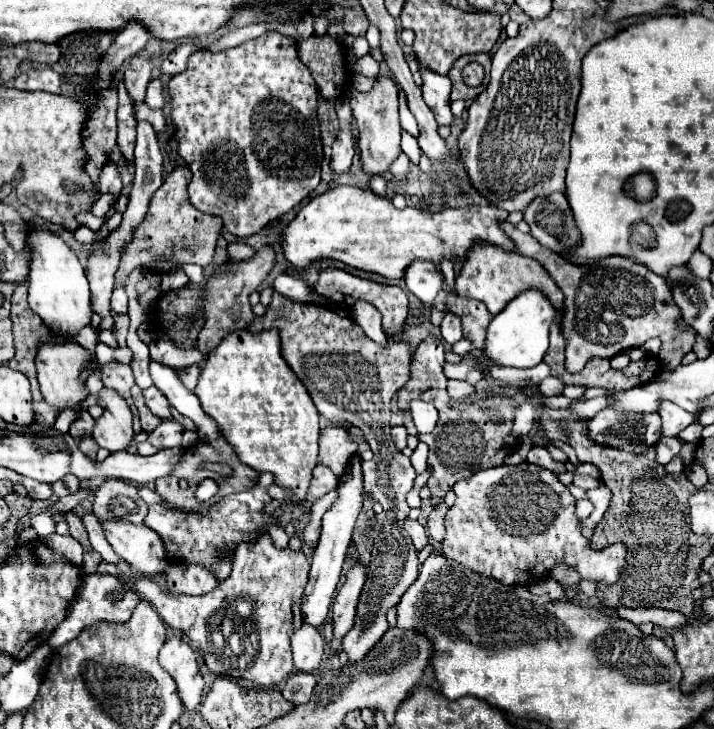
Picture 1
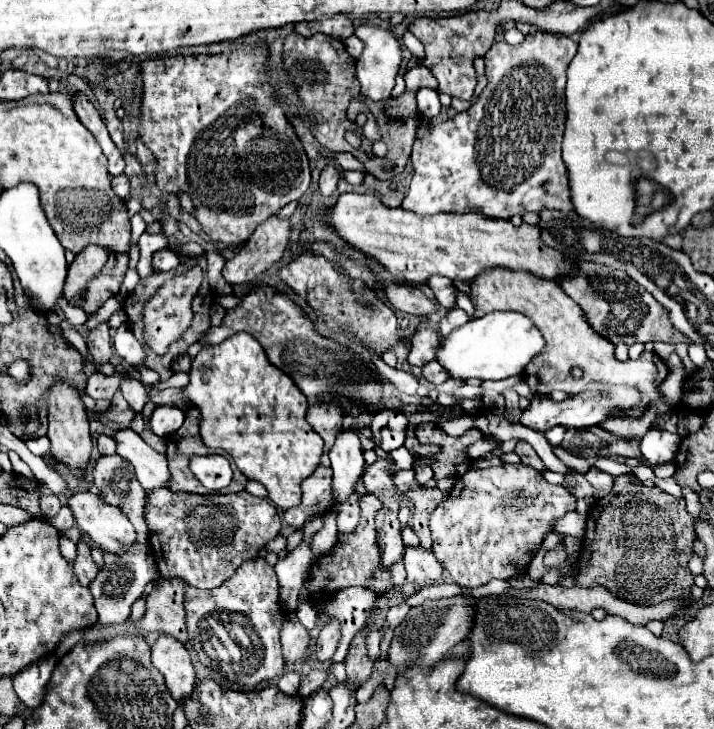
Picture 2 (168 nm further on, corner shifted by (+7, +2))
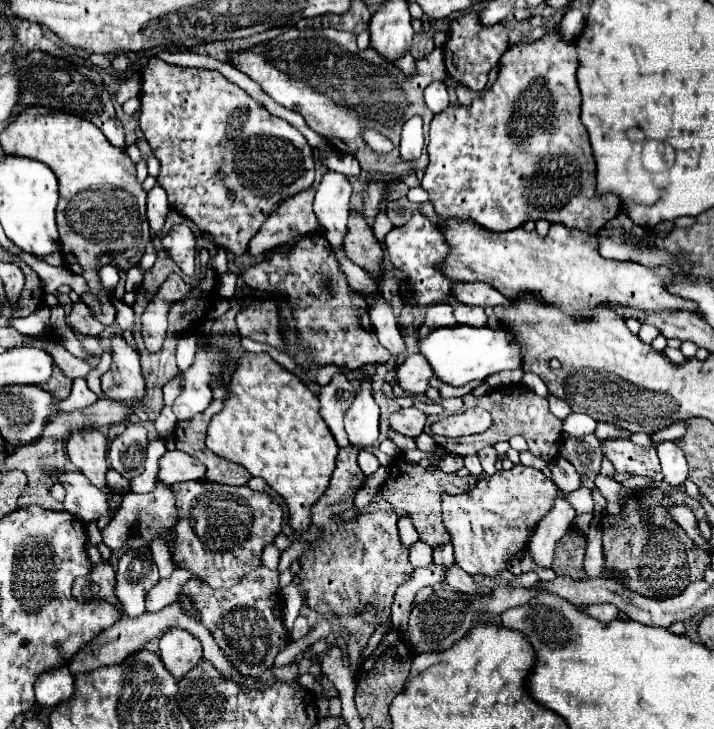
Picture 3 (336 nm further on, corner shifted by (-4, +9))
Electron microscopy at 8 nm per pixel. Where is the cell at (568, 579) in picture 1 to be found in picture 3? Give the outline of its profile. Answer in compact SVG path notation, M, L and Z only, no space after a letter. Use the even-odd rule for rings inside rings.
M568 530L562 536L562 540L558 540L556 544L554 562L552 562L552 570L556 572L556 576L568 576L572 580L586 578L586 572L582 566L584 550L586 550L584 536L580 536L576 530Z

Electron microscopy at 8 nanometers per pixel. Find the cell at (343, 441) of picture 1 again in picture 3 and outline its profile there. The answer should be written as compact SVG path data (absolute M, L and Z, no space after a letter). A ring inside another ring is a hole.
M334 374L332 380L320 388L320 414L330 426L336 442L340 448L348 446L348 436L344 430L344 414L352 406L356 396L354 386L350 384L348 376L344 374Z

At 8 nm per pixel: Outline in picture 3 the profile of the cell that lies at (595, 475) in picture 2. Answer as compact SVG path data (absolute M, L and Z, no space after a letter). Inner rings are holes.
M614 438L614 440L604 440L600 448L604 456L612 460L616 472L646 476L658 482L663 480L660 460L654 446L644 448L632 444L626 438Z

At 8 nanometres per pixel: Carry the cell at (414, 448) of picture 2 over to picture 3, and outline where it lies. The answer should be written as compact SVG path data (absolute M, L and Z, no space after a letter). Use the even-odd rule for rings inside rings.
M516 386L516 388L500 388L490 392L488 396L482 398L472 398L472 396L464 396L464 408L472 408L472 406L484 406L490 410L492 414L492 426L486 432L480 434L472 434L472 436L460 436L460 438L444 438L444 450L450 454L458 454L458 456L470 456L476 454L478 450L482 450L484 446L494 446L500 440L508 440L514 434L520 434L526 438L528 448L534 456L542 458L544 462L552 462L554 458L558 458L560 452L560 430L562 430L562 422L548 410L548 402L540 396L536 396L532 390L524 388L524 386ZM500 400L496 405L503 406L501 402L506 404L506 408L494 408L492 402Z

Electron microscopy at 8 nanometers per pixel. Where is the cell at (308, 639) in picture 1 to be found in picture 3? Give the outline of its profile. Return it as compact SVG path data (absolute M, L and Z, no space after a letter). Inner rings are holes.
M298 616L296 618L296 622L294 622L294 630L292 630L292 640L298 640L298 638L302 638L302 636L306 636L308 634L308 630L310 630L310 626L308 626L308 622L306 622L306 618L304 616Z

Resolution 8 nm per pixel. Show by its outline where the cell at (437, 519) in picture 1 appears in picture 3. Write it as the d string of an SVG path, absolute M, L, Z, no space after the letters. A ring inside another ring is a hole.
M398 452L390 464L390 470L388 470L388 480L382 484L382 498L396 510L396 512L402 512L402 514L408 514L420 534L420 540L430 544L432 548L440 546L440 544L448 544L450 538L448 538L448 532L444 530L444 524L442 524L442 494L450 494L450 496L456 496L456 494L462 494L462 492L468 492L472 490L472 486L476 486L476 478L460 478L456 476L454 472L444 472L440 470L438 466L434 470L428 470L420 464L412 464L408 460L402 460L404 454Z

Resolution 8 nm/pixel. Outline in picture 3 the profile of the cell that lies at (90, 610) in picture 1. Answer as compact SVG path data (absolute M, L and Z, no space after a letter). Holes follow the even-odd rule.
M144 548L146 552L132 552L128 550L116 570L116 596L124 606L124 614L130 618L136 618L144 614L144 598L150 592L150 588L156 586L160 580L158 568L152 560L152 552Z

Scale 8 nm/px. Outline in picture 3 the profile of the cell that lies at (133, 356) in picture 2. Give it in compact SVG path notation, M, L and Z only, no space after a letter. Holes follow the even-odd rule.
M118 300L116 304L116 324L124 330L124 328L132 328L134 324L134 310L132 306L124 304L124 300Z

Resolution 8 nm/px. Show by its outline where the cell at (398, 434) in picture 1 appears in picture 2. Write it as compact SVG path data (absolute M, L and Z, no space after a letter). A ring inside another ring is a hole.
M383 409L373 415L371 431L375 443L387 453L403 445L405 429L407 429L407 417L395 409Z

